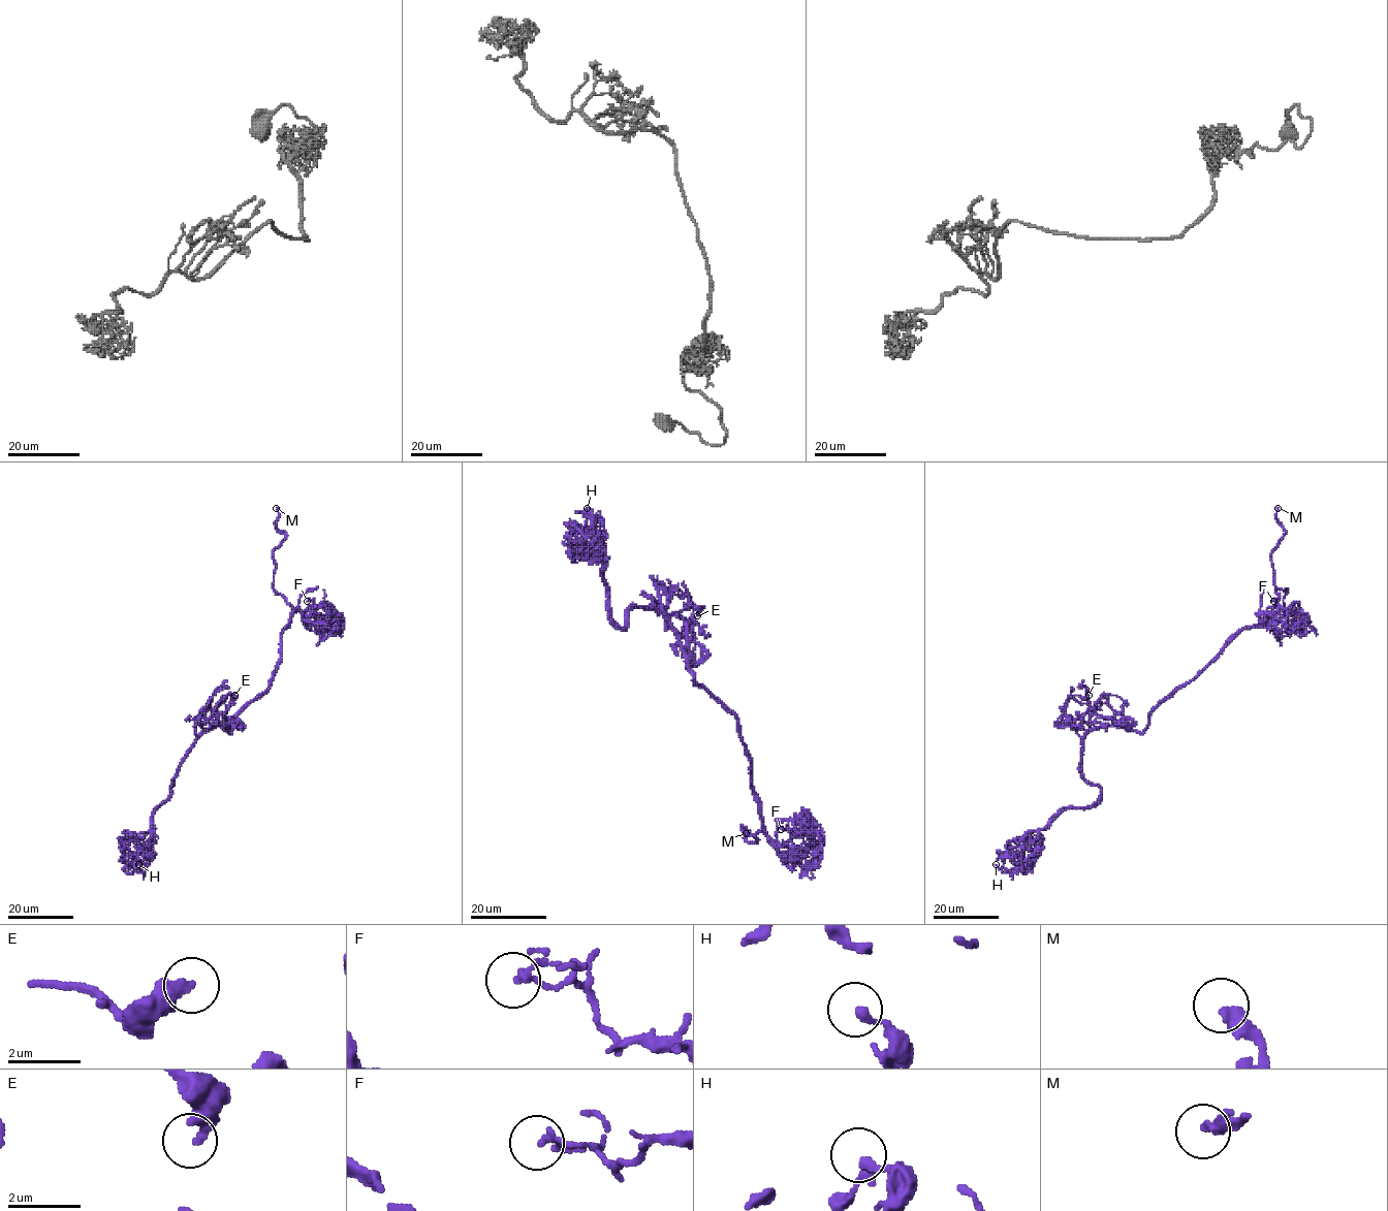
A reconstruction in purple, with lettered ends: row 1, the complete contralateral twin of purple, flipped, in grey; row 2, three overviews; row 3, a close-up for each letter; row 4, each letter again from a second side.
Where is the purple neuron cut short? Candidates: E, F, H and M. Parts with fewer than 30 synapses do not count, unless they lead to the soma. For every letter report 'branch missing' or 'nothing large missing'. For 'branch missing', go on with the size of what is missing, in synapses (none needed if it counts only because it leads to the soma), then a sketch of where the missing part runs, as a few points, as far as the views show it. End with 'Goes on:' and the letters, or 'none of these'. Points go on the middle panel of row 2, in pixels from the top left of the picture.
E: nothing large missing
F: nothing large missing
H: nothing large missing
M: branch missing | (746, 833), (729, 845), (718, 843)
Goes on: M

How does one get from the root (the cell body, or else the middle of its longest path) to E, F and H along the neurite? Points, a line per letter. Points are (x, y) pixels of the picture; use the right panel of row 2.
E: (1148, 723), (1142, 732), (1120, 727), (1085, 730), (1069, 725), (1065, 715), (1069, 699), (1072, 695), (1089, 695)
F: (1148, 723), (1148, 714), (1191, 680), (1236, 634), (1280, 611), (1298, 607), (1293, 603), (1273, 610), (1273, 601)
H: (1148, 723), (1142, 732), (1090, 731), (1081, 774), (1100, 797), (1030, 831), (1016, 870), (996, 864)

